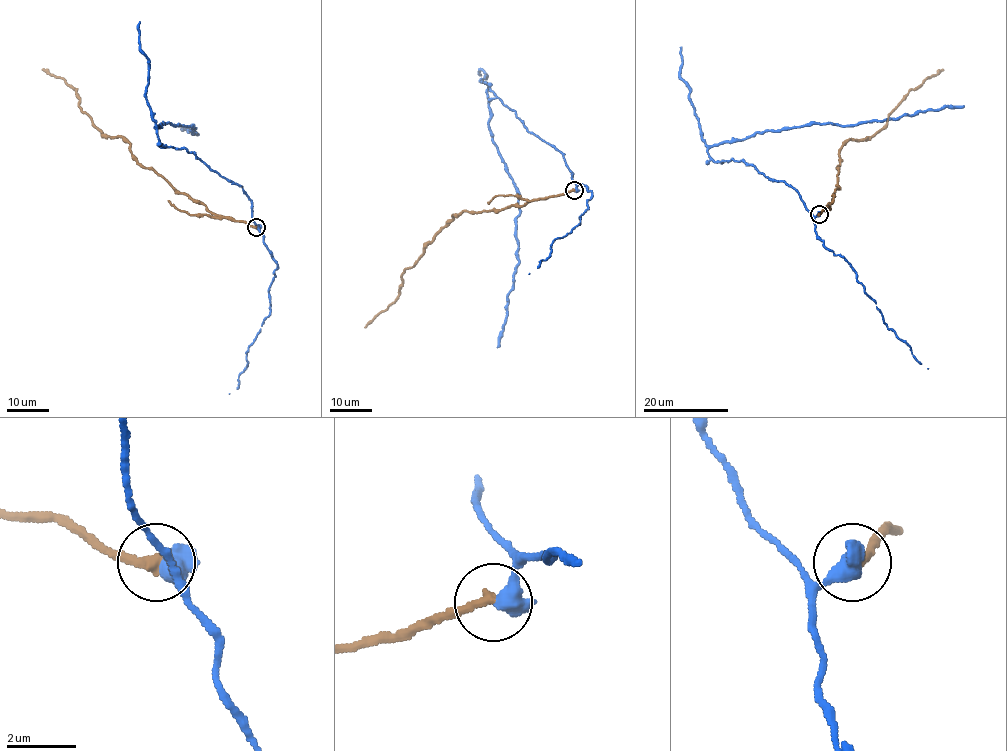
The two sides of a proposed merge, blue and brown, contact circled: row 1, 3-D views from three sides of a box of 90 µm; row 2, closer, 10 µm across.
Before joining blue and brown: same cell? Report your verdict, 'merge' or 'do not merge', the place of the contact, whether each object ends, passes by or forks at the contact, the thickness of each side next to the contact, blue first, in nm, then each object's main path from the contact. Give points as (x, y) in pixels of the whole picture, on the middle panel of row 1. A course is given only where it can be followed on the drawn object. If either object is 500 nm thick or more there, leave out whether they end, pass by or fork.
do not merge; place (574, 190); calibres 700 and 320 nm; course blue (573, 190), (563, 155), (527, 129), (488, 87), (489, 131), (519, 209), (518, 265), (497, 347); course brown (573, 190), (529, 201), (523, 205), (453, 215), (413, 267), (407, 268), (398, 297), (365, 327)

